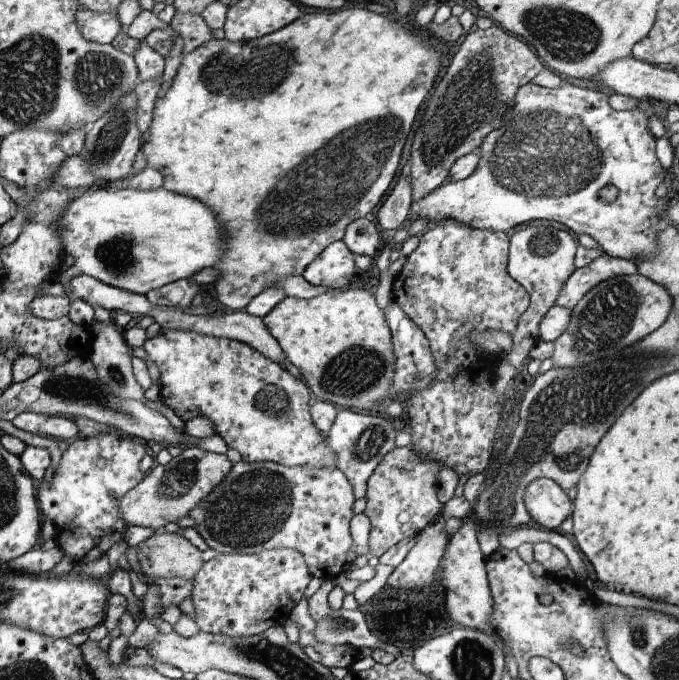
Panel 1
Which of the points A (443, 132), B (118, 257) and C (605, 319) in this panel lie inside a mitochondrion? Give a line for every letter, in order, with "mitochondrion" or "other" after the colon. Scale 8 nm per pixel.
A: mitochondrion
B: mitochondrion
C: mitochondrion

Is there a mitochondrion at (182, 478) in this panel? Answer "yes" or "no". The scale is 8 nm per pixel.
yes

